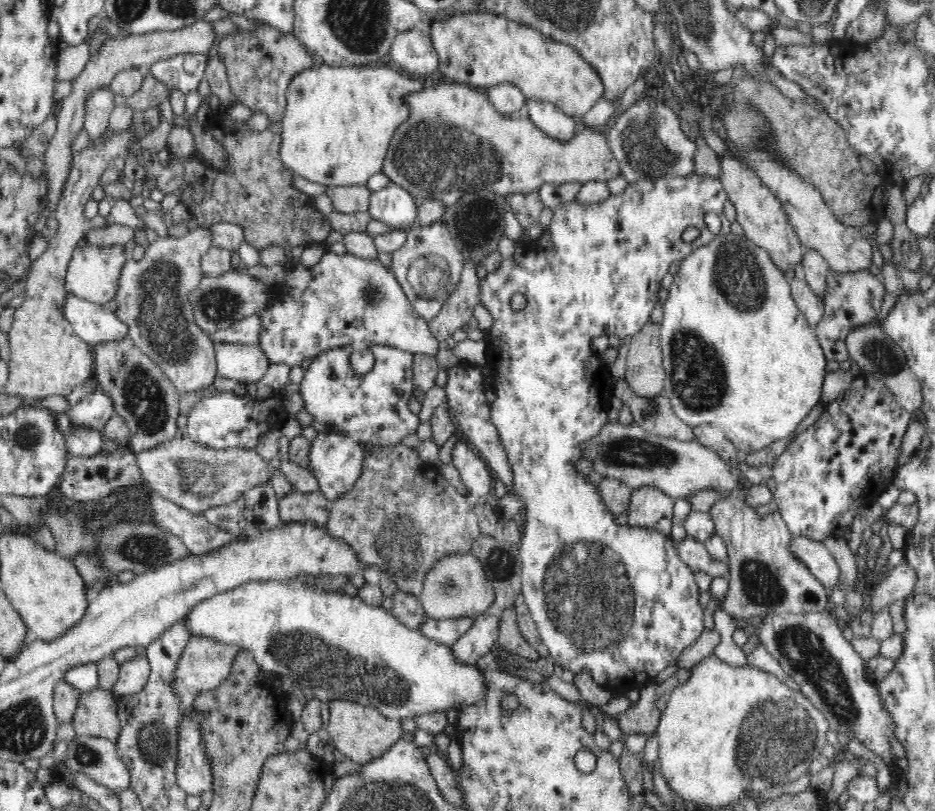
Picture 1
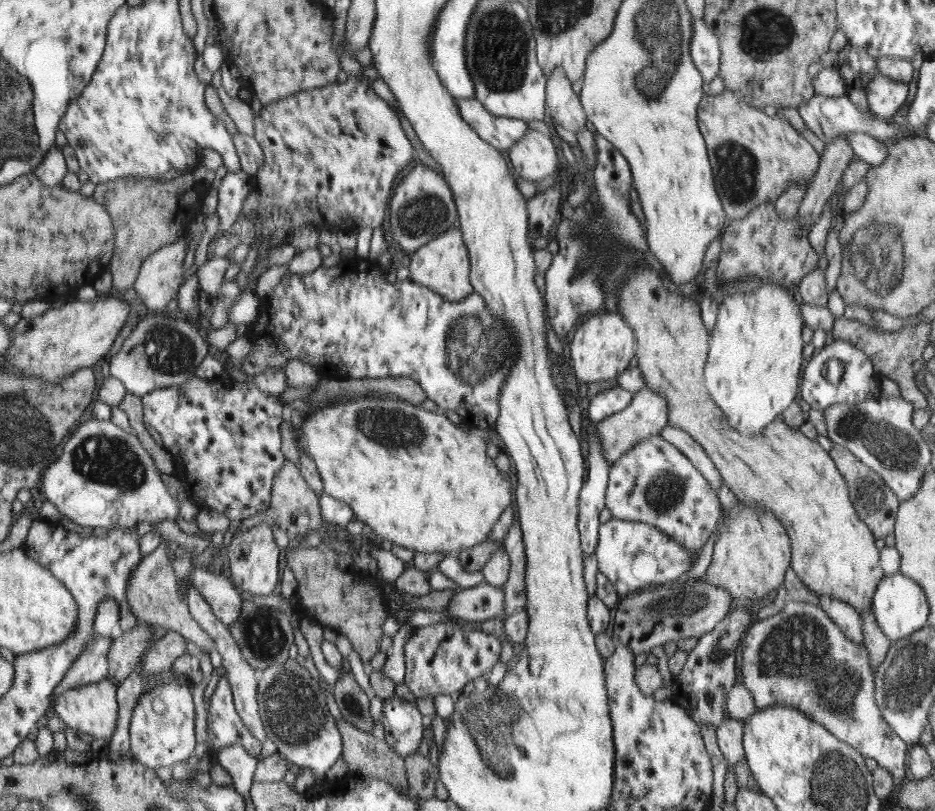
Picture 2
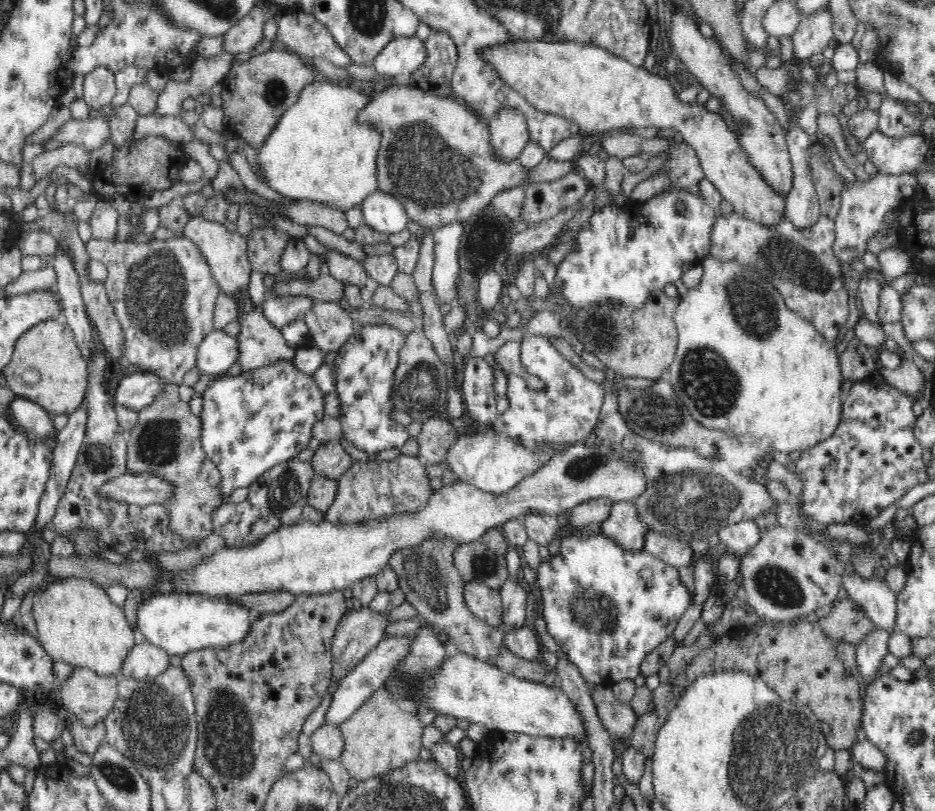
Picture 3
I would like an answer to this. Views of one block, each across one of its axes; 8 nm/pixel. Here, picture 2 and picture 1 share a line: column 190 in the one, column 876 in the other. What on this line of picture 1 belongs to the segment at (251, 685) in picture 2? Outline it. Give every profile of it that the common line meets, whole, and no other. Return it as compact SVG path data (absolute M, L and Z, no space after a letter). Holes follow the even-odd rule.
M907 561L889 571L885 579L873 587L872 600L870 600L872 615L885 609L888 611L888 606L902 602L907 594L914 590L916 577L916 571L910 568Z

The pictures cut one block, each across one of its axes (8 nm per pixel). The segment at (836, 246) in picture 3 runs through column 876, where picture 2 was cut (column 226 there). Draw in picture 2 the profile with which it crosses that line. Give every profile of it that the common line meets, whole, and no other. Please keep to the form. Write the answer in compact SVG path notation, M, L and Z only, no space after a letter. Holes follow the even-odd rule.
M247 172L226 173L218 189L217 213L220 227L213 240L222 233L226 234L241 213L244 199L252 188L252 178Z

